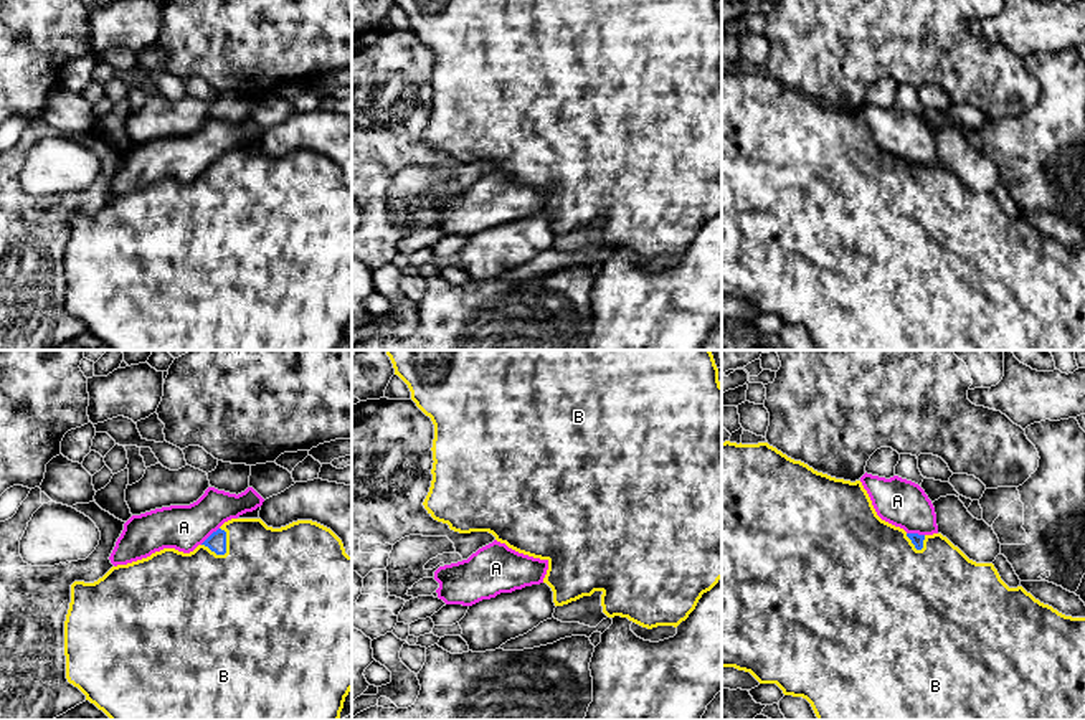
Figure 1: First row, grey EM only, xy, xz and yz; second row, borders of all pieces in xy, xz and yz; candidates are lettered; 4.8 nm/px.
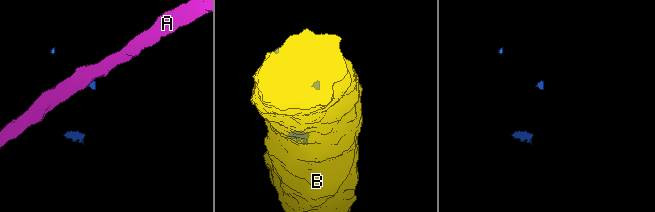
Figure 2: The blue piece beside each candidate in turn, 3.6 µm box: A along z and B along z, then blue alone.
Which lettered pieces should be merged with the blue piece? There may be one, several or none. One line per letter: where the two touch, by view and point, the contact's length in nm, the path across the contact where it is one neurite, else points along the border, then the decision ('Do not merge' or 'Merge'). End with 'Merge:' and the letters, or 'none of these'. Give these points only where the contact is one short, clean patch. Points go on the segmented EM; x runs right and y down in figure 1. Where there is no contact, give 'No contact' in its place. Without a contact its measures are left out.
A: Touches blue at xy (210, 535). Shared border 130 nm. Boundary: xy (218, 527), (200, 544). Do not merge
B: Touches blue at xy (223, 554). Shared border 140 nm. Merge
Merge: B

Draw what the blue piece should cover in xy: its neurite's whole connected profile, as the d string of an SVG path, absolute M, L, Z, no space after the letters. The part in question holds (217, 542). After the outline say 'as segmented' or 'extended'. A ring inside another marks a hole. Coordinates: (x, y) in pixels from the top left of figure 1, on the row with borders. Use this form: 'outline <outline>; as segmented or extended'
outline M231 519L190 553L163 548L112 566L94 583L74 581L64 621L64 656L68 682L111 720L339 720L352 690L352 557L330 528L312 520L272 528L261 519Z; extended

